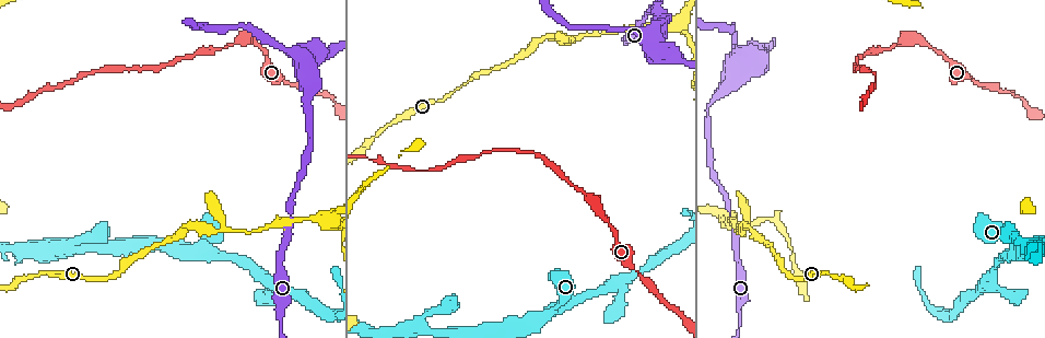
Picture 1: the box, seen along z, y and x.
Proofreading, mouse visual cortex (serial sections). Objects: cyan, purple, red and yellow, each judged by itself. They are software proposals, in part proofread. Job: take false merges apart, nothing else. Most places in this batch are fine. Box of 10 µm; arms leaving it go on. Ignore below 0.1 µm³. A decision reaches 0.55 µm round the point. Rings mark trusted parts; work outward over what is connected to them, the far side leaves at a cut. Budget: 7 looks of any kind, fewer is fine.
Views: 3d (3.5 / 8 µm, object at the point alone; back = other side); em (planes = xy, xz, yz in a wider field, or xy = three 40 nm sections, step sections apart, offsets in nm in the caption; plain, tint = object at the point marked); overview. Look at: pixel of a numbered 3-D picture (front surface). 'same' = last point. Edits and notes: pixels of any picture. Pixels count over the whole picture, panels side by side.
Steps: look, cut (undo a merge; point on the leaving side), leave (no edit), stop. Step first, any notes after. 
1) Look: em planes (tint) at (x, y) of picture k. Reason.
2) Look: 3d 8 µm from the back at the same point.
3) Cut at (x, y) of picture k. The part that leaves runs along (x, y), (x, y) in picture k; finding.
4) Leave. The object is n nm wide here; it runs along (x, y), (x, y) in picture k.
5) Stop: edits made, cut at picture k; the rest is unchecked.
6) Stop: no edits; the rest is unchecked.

Look: 3d 3.5 µm at (313, 220) of picture 1. Calibre changes.

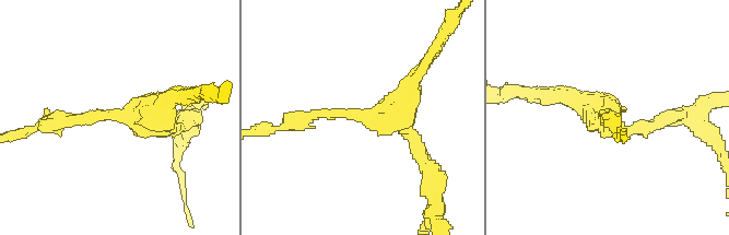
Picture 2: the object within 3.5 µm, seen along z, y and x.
Look: em xy step 3 (tint) at (363, 117) of picture 2. 3 arms meet here; the arms are 200, 250, 300 nm wide; need the tissue.

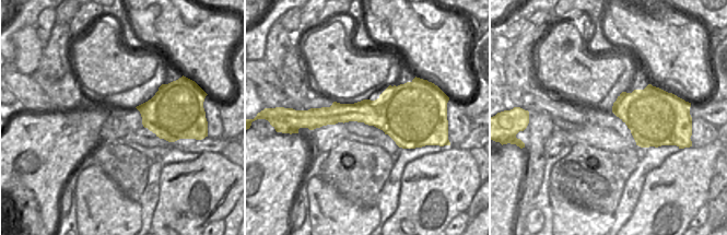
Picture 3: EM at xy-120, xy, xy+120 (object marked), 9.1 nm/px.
Leave. It runs along (292, 125), (319, 114), (396, 116), (413, 144) in picture 2; continuous, no second cell.

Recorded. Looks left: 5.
Look: 3d 3.5 µm at (931, 45) of picture 1. Thin neck.

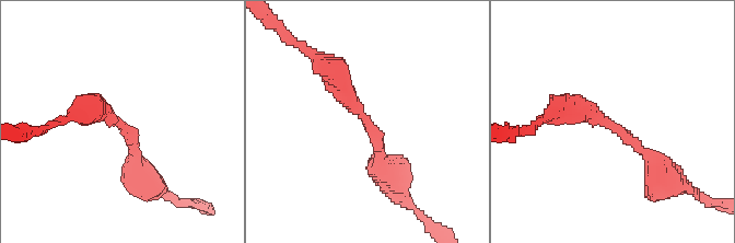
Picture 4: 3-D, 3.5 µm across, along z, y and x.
Look: em xy step 2 (tint) at (119, 125) of picture 4. The arms are 200, 300 nm wide; shape alone is not enough.

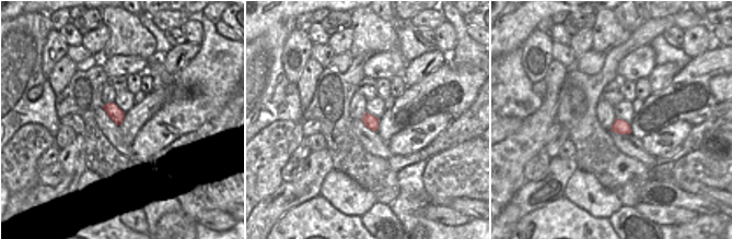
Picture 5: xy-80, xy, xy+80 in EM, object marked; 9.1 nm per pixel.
Leave. It runs along (383, 170), (376, 134), (322, 64) in picture 4; continuous, no second cell.

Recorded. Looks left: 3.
Look: 3d 3.5 µm from the back at (549, 317) of picture 1. Sudden change in width.

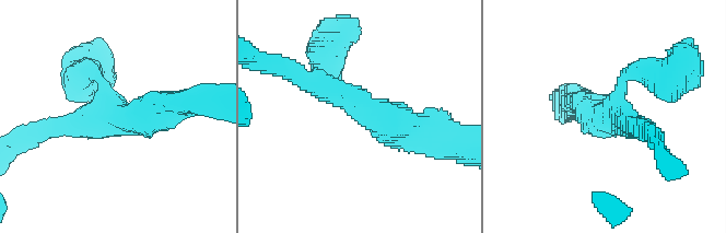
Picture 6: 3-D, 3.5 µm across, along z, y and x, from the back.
Look: em xy step 1 (tint) at (358, 109) of picture 6. 3 arms meet here; the arms are 250, 300, 450 nm wide; need the tissue.

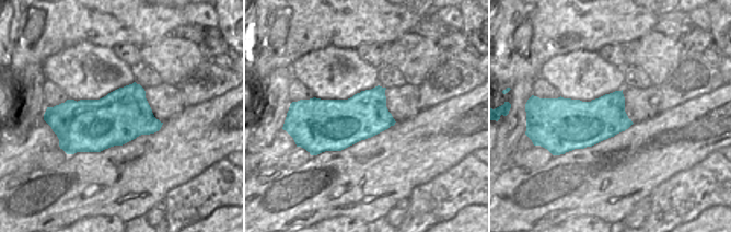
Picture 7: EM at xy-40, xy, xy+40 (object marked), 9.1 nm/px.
Leave. It runs along (330, 72), (363, 112), (424, 128) in picture 6; one cell here.

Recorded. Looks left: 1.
Stop: no edits; the rest is unchecked.

